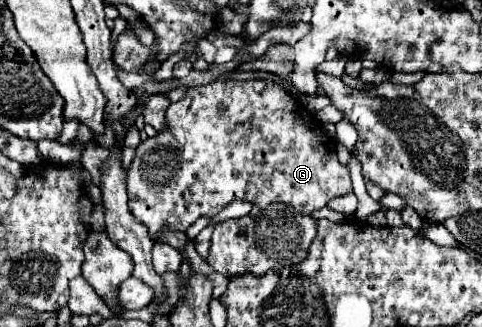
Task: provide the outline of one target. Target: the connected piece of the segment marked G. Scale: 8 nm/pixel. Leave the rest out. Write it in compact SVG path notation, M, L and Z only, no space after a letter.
M215 80L189 88L185 98L167 108L167 130L139 144L127 172L129 210L149 228L151 236L159 230L185 232L197 218L213 218L233 200L245 200L261 208L271 202L283 202L295 206L301 214L311 214L323 208L331 198L351 192L349 168L337 160L325 128L299 100L273 80Z

